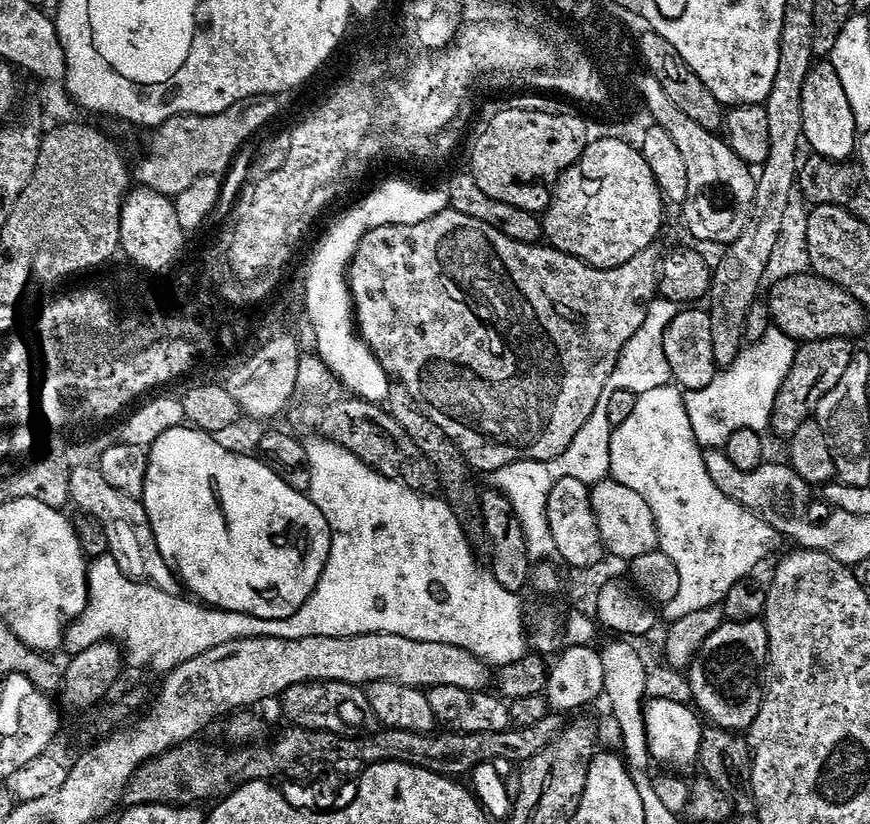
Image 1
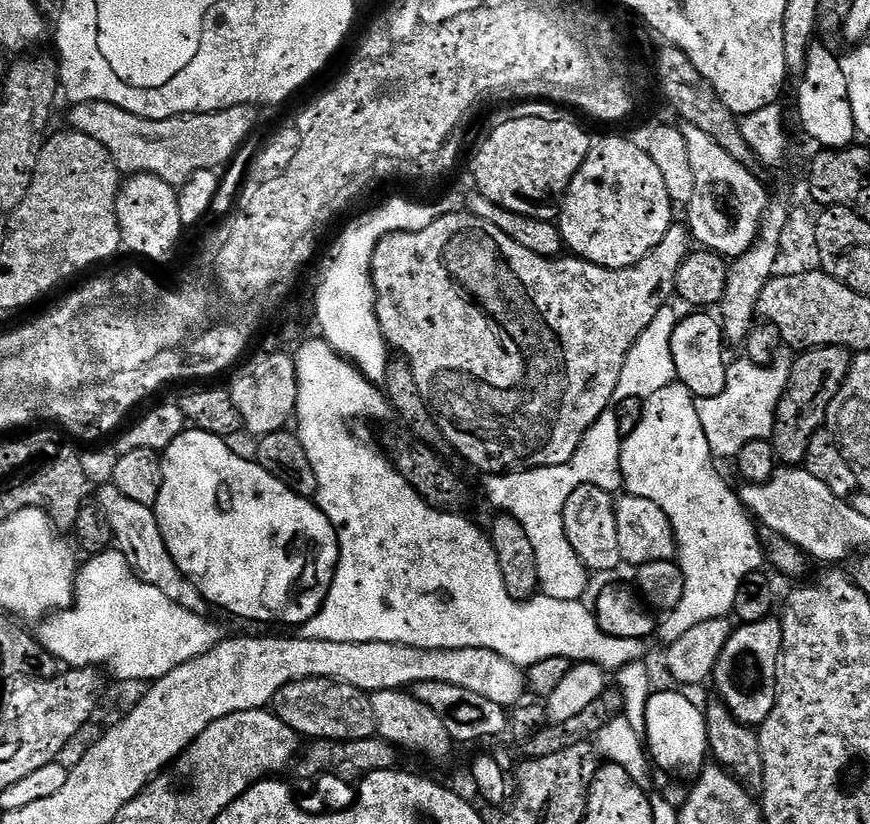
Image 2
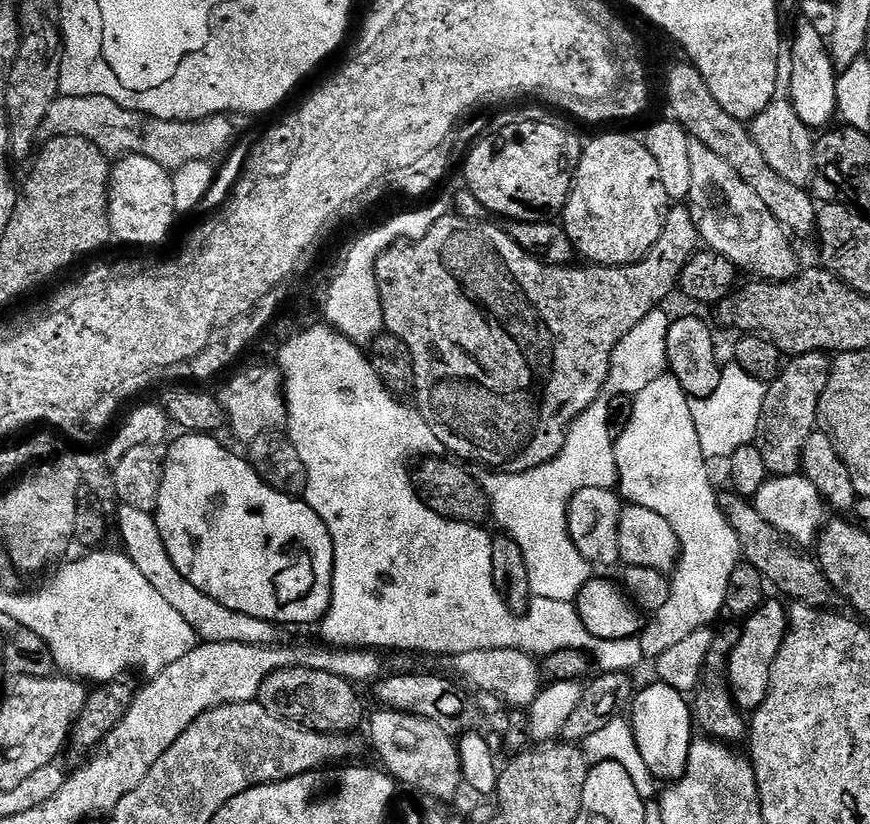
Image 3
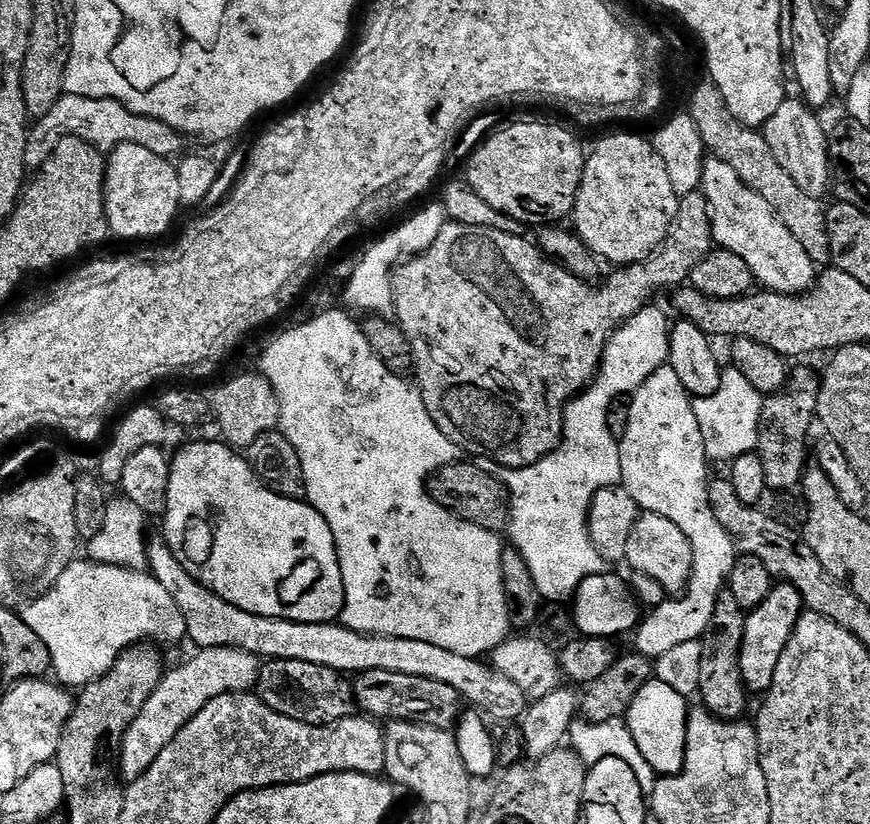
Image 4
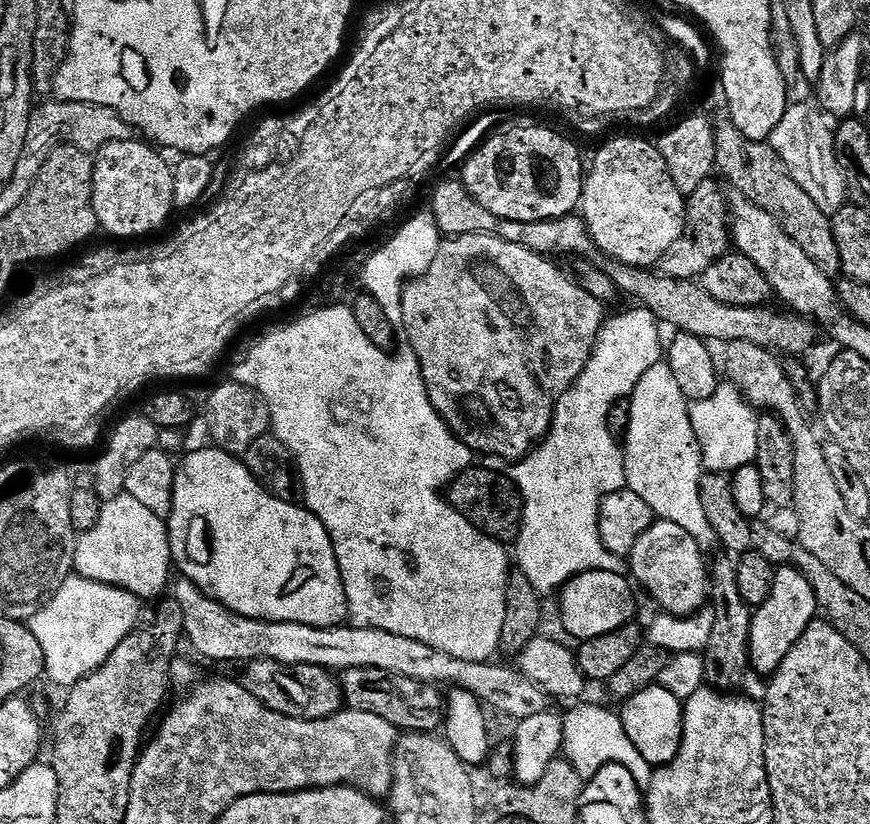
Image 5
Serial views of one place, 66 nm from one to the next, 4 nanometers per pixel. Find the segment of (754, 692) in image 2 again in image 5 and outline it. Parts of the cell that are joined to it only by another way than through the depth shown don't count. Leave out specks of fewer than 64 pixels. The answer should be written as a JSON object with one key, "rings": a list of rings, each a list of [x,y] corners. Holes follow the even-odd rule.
{"rings":[[[780,566],[774,574],[774,586],[770,589],[770,598],[762,602],[762,606],[755,609],[752,614],[750,626],[750,642],[748,643],[748,659],[753,673],[756,672],[763,678],[771,678],[782,666],[782,658],[794,650],[794,642],[806,634],[806,630],[817,619],[818,605],[814,586],[802,574],[799,568]]]}

